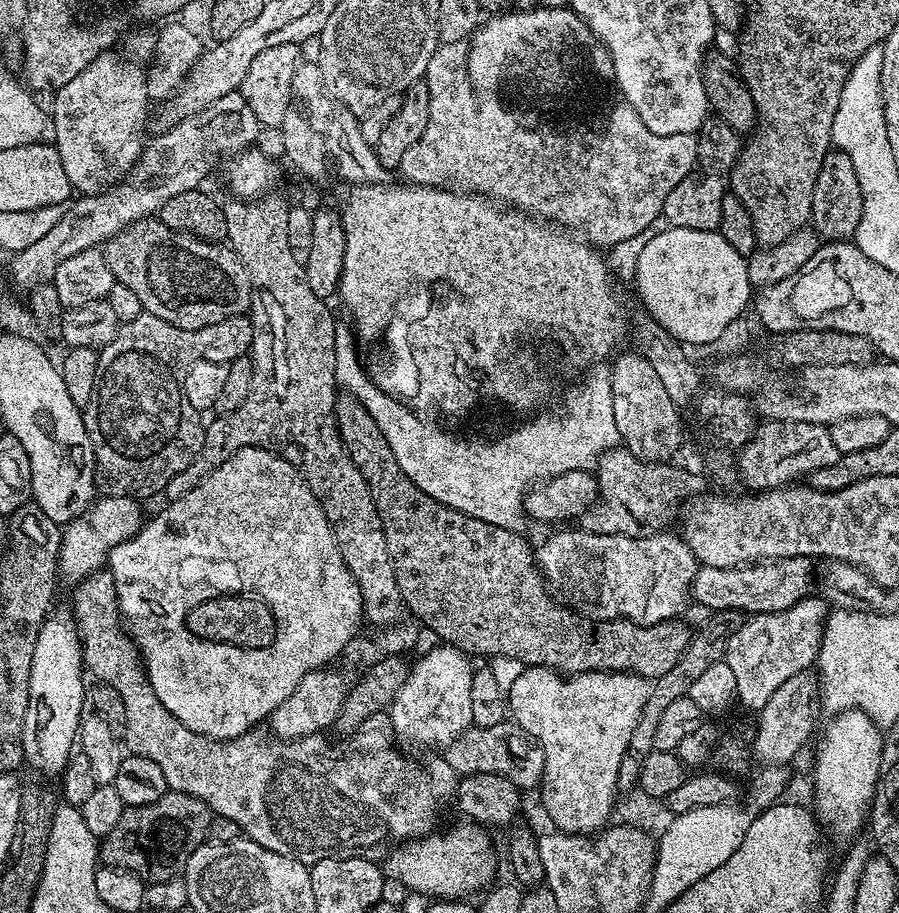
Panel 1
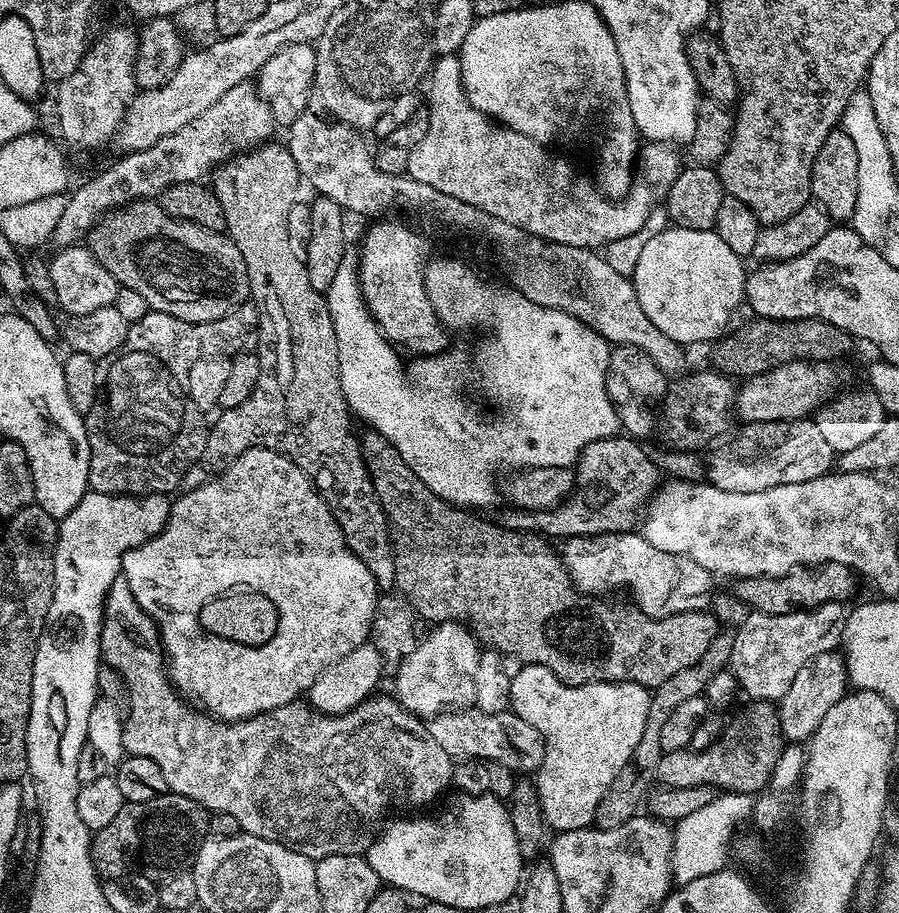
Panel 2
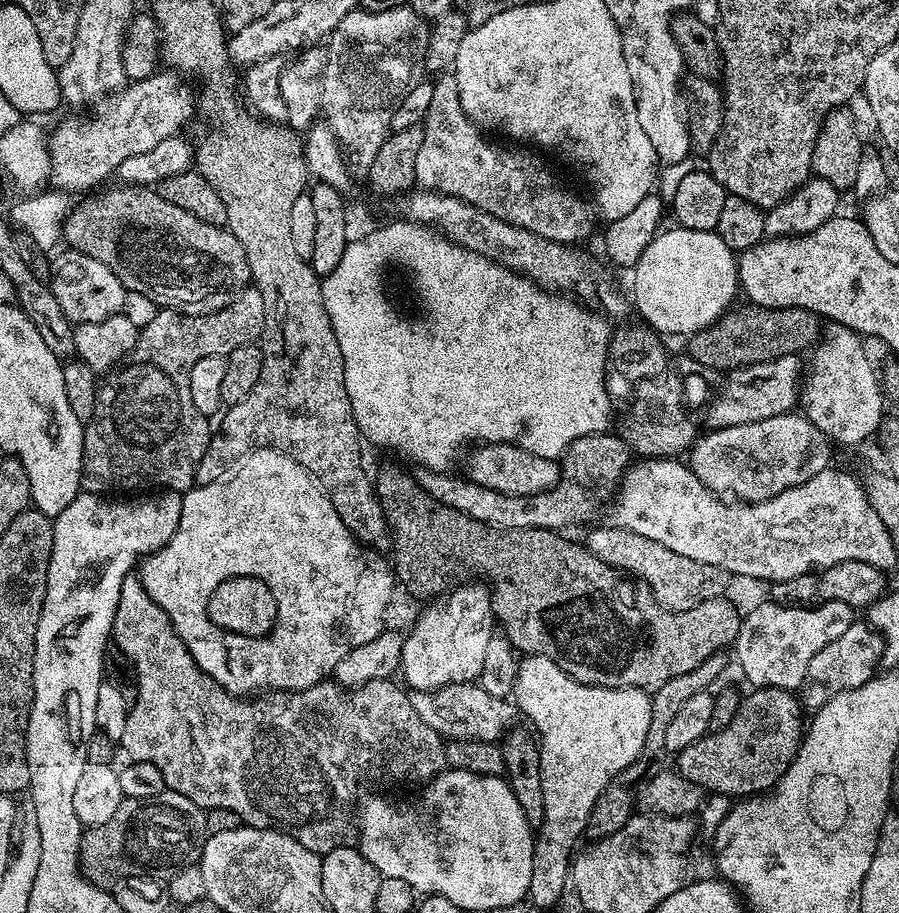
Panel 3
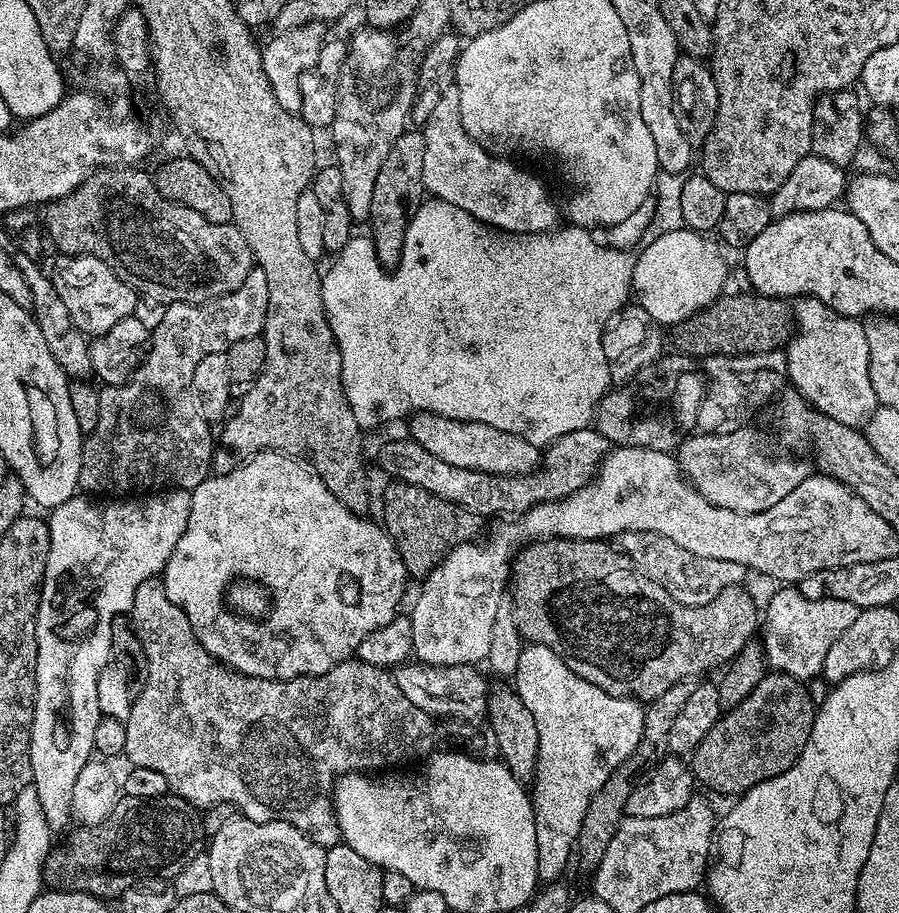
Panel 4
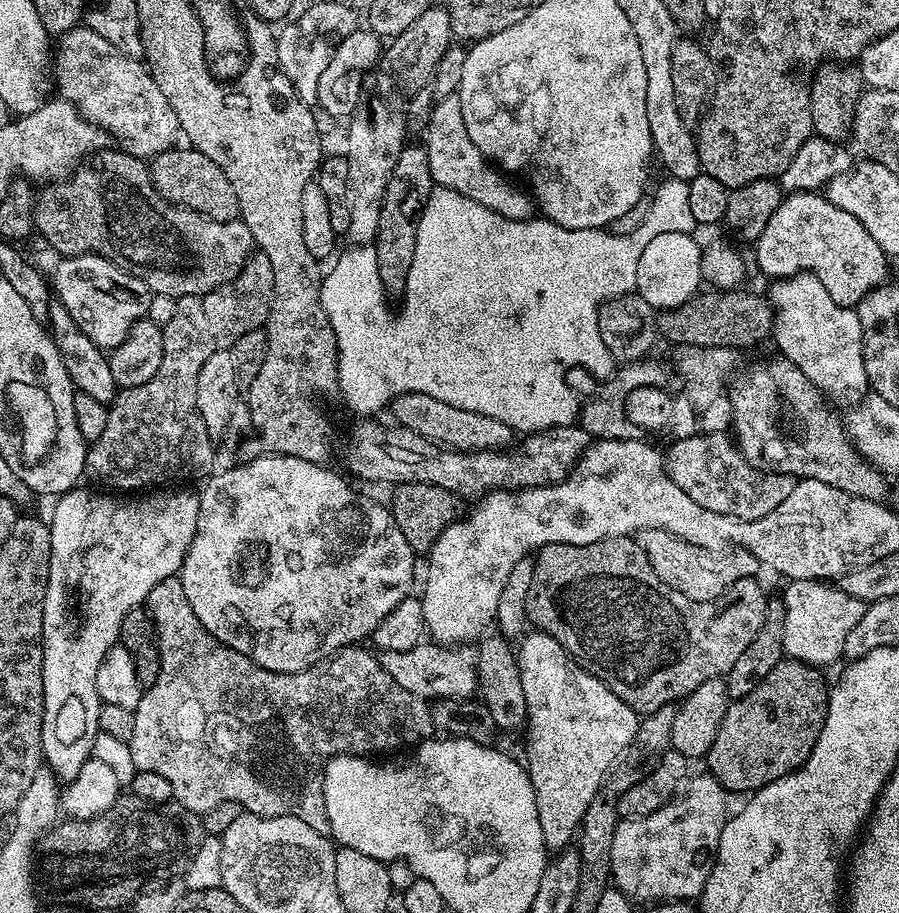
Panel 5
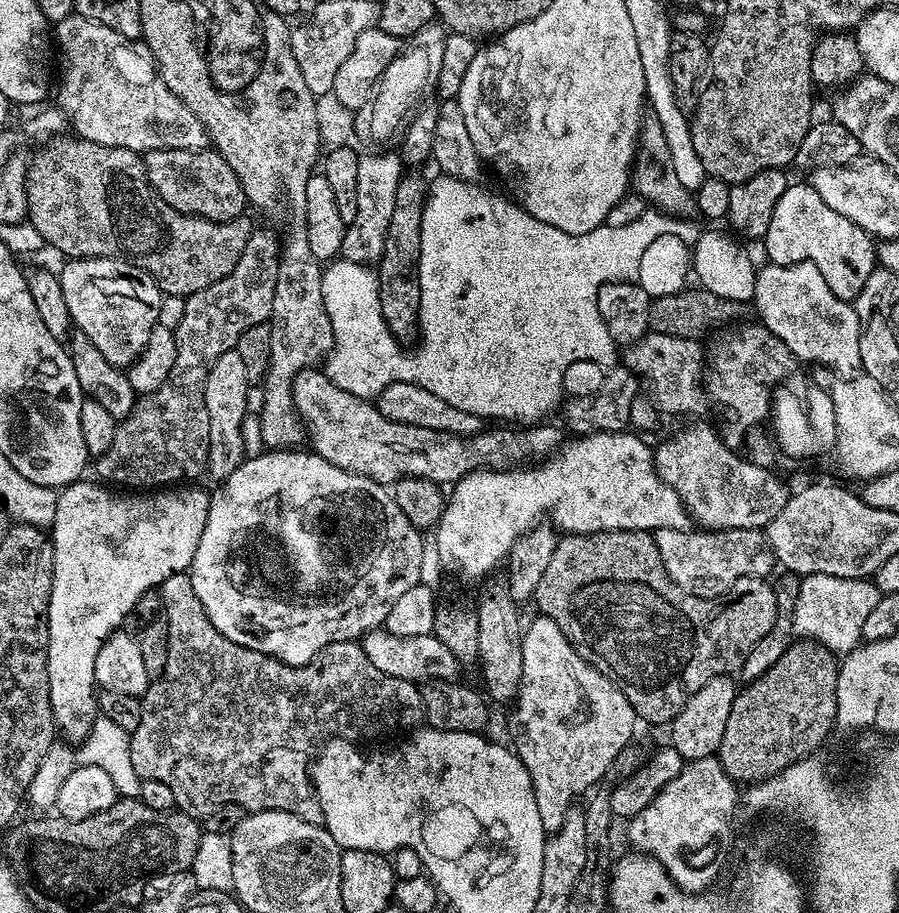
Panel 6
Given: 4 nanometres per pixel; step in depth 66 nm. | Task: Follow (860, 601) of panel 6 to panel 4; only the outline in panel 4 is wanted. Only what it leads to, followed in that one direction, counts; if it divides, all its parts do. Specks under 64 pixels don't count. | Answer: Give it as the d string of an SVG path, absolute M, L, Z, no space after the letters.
M780 586L762 608L762 636L764 632L764 656L772 672L793 676L795 680L808 682L811 676L819 677L830 646L854 622L857 609L850 602L841 600L807 600L796 586Z

